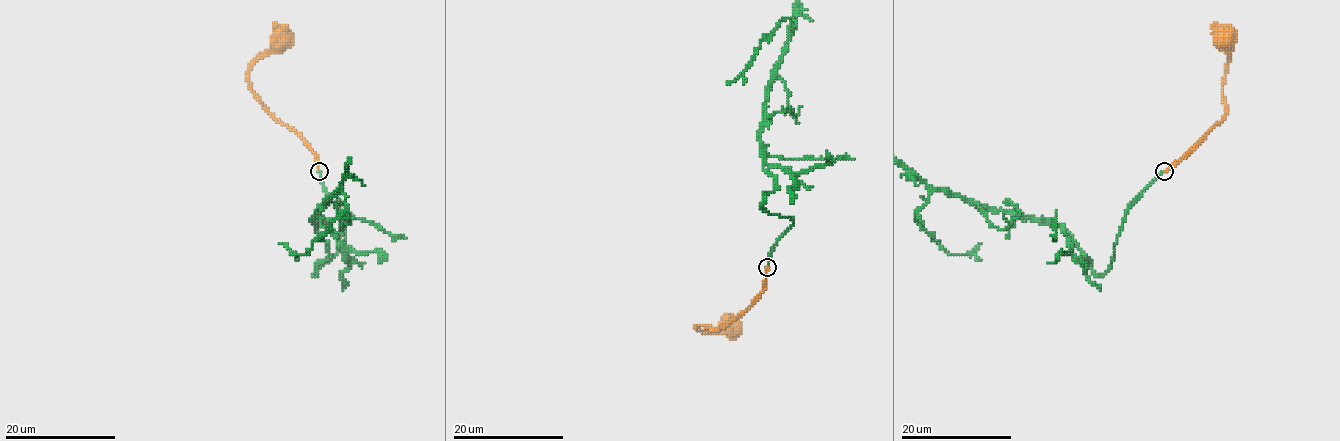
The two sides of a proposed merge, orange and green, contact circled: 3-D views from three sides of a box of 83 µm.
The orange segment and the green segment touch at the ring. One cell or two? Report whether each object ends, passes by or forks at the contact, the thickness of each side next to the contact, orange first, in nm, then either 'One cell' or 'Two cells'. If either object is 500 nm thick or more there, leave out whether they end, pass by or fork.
At the ring orange ends. At the ring green ends. Thickness 190 nm (orange) against 150 nm. Two cells

